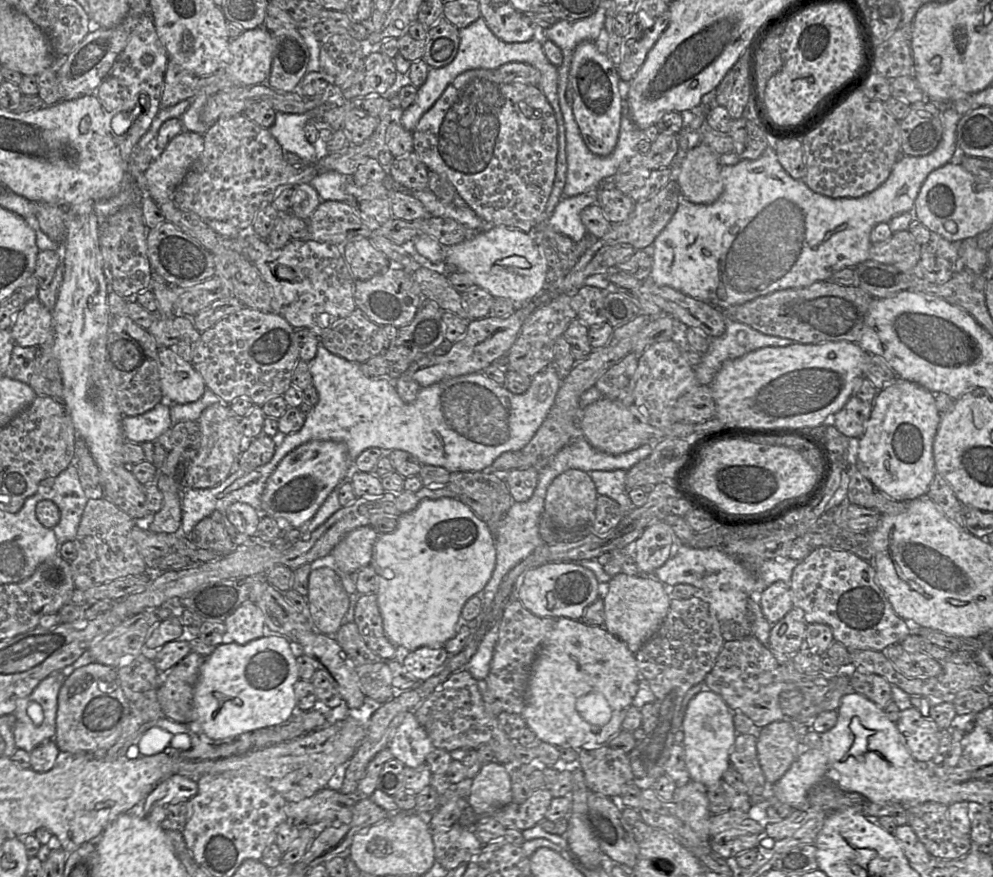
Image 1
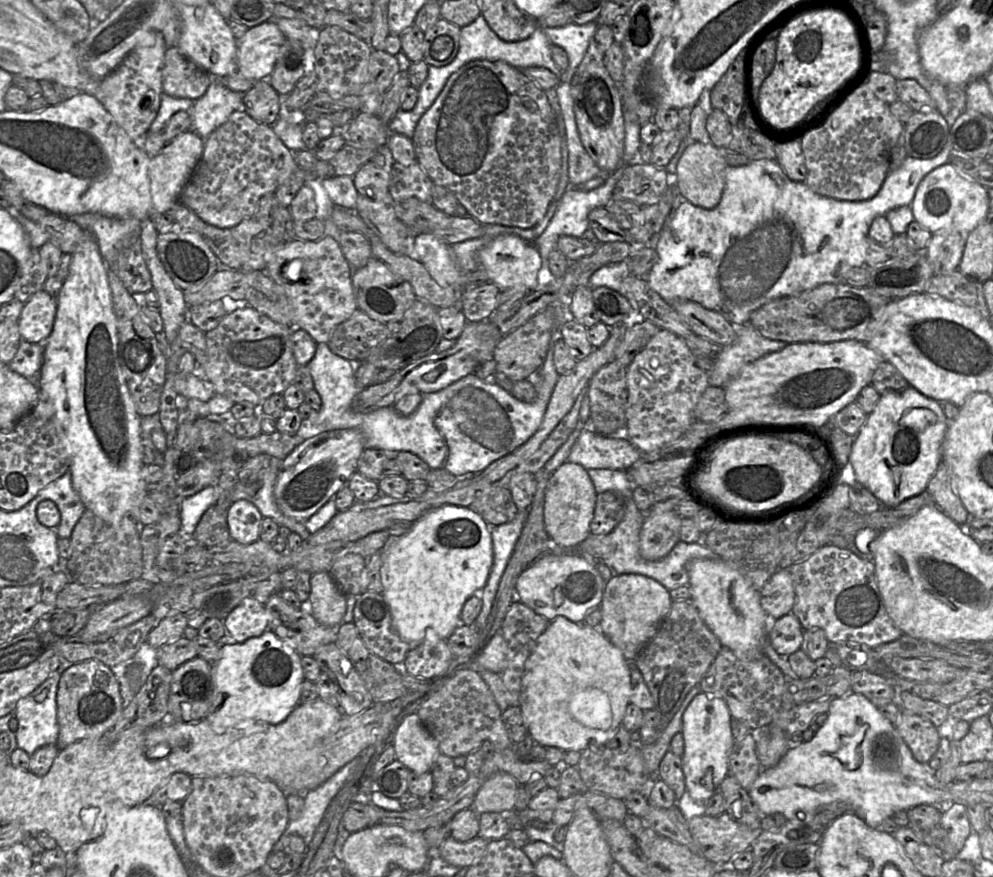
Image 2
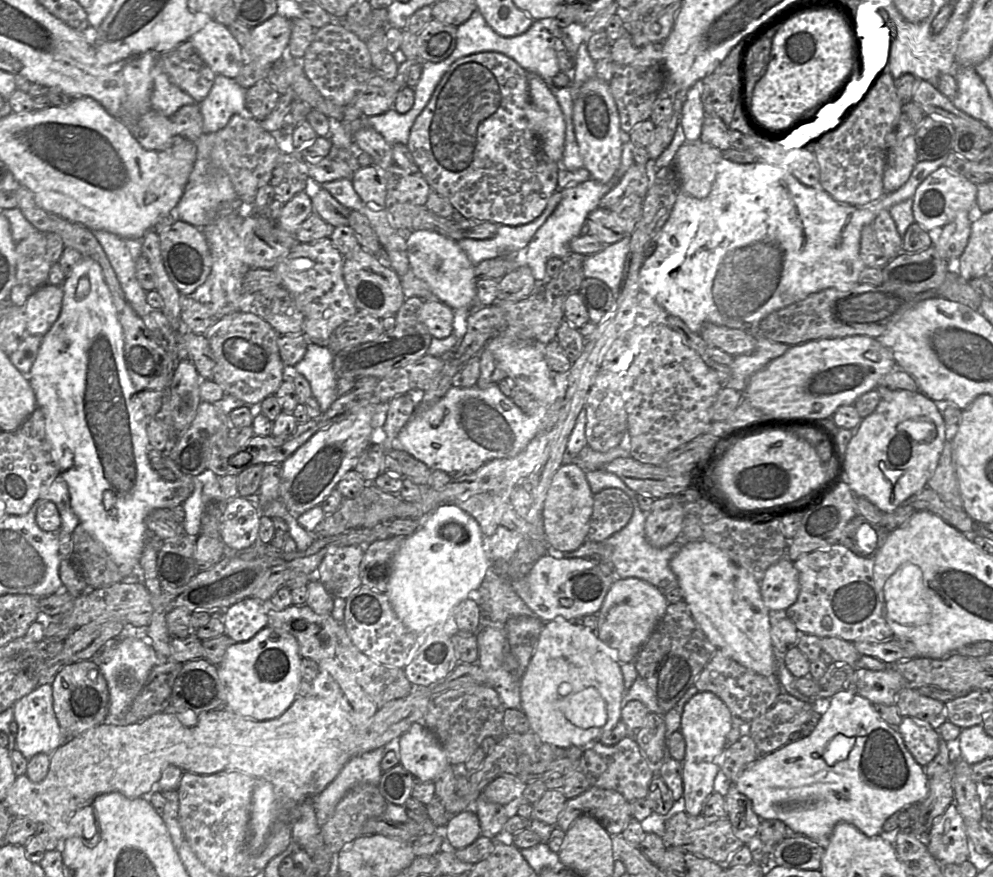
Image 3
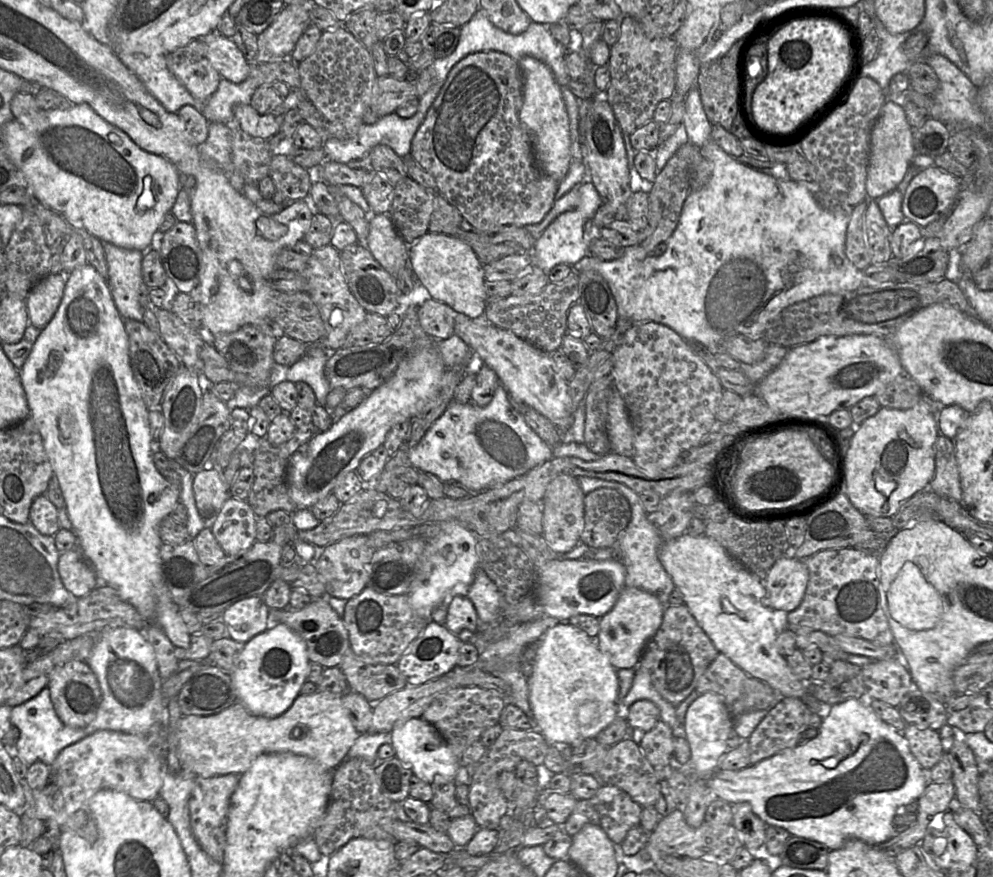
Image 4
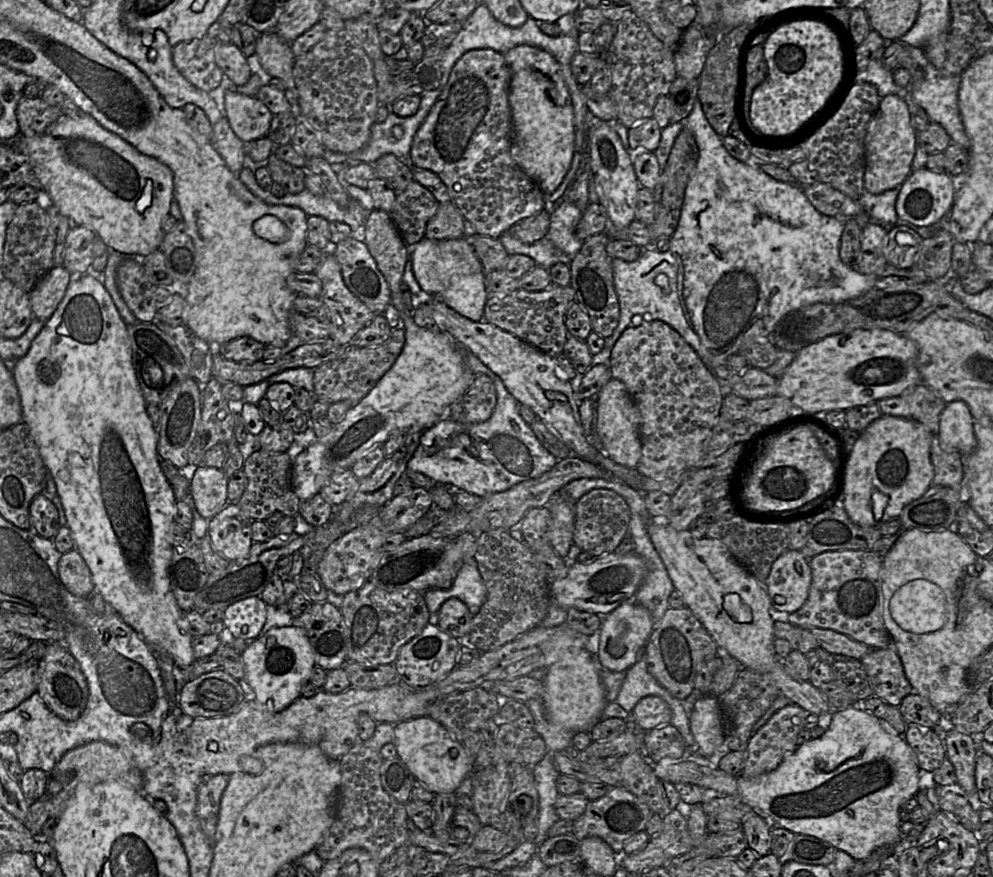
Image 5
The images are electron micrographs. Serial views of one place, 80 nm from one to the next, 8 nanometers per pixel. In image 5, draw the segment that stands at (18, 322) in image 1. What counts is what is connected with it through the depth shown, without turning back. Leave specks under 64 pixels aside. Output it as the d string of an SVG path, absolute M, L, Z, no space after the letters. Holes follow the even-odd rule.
M63 265L43 275L29 294L33 316L47 321L62 301L70 282L71 274Z

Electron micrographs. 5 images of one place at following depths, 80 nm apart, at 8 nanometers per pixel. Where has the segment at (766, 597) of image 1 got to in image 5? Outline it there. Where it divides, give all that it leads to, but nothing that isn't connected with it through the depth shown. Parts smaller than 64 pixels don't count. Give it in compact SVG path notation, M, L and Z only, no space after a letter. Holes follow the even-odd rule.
M788 549L772 564L765 588L772 606L790 614L804 605L811 583L809 559L800 550Z

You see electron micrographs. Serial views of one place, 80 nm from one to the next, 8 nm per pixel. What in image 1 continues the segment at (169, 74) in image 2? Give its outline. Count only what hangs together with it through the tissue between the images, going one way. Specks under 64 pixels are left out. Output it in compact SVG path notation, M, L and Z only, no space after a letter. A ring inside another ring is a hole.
M169 59L161 97L161 108L176 105L183 100L192 100L199 93L200 77Z

